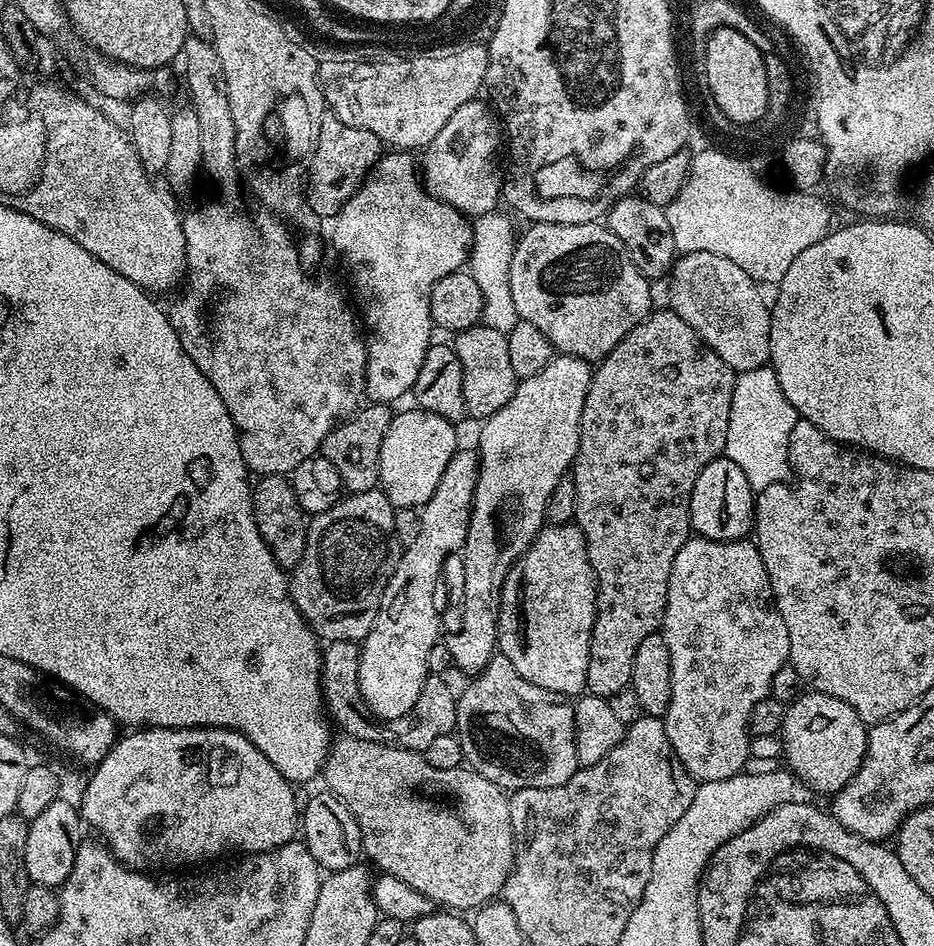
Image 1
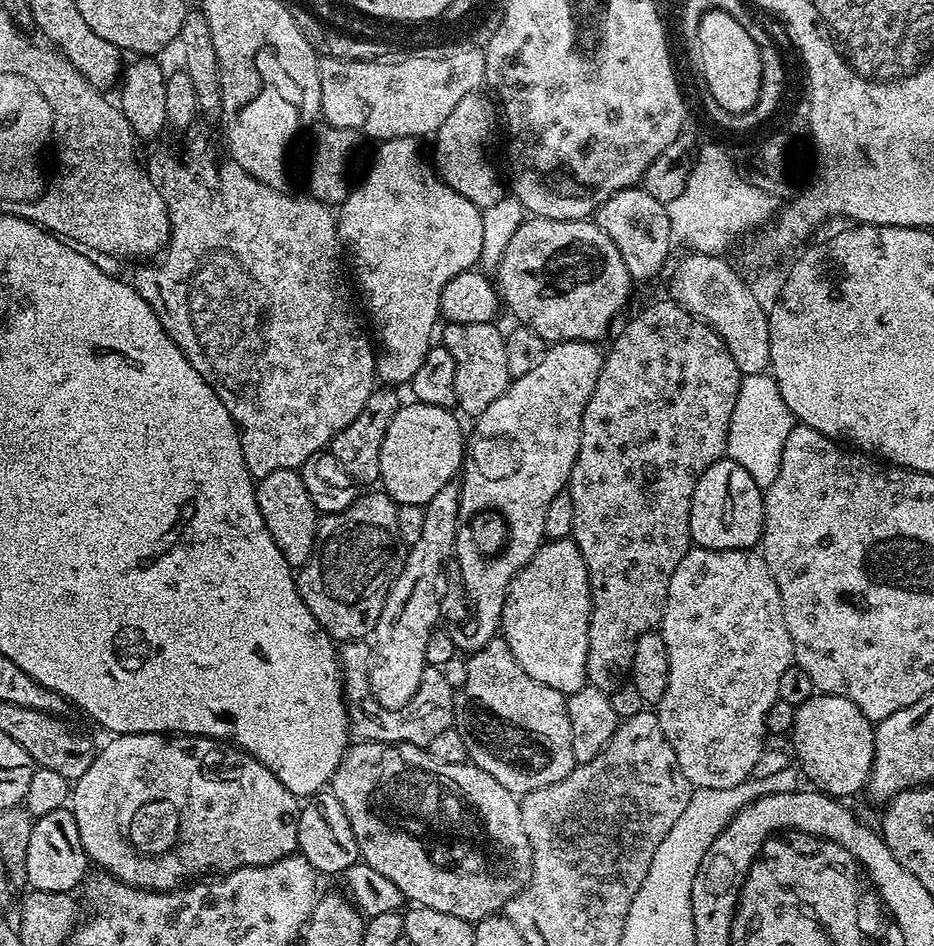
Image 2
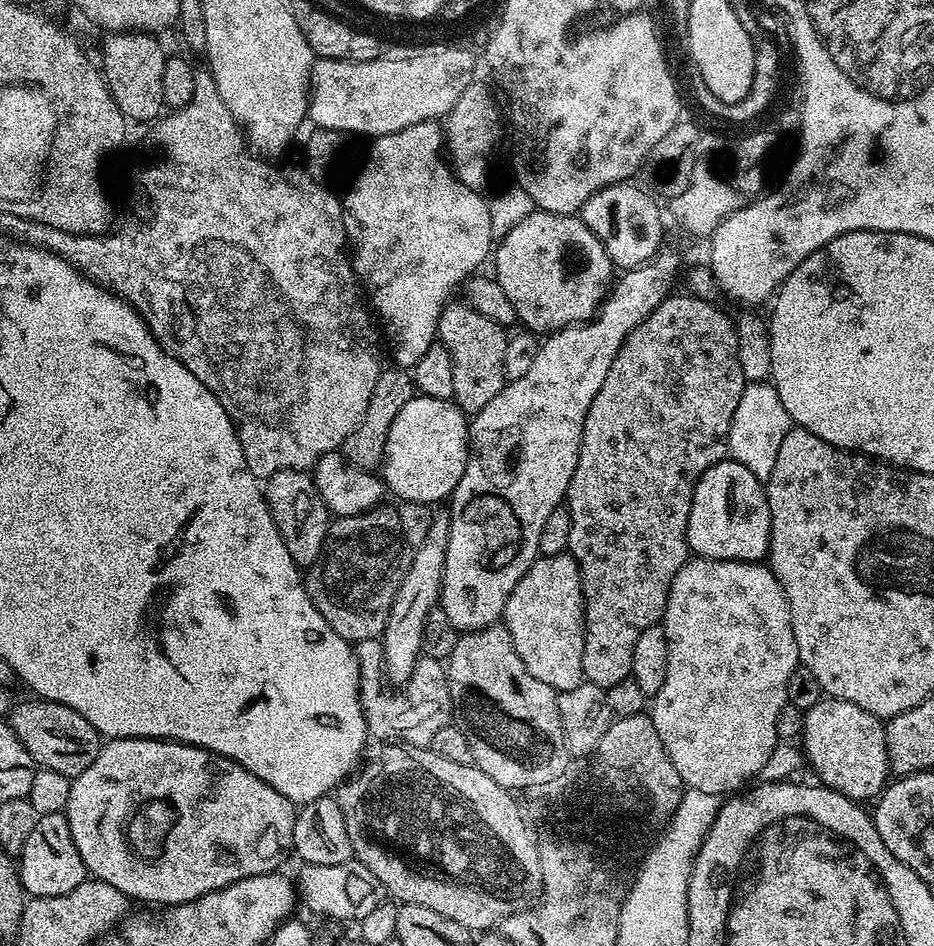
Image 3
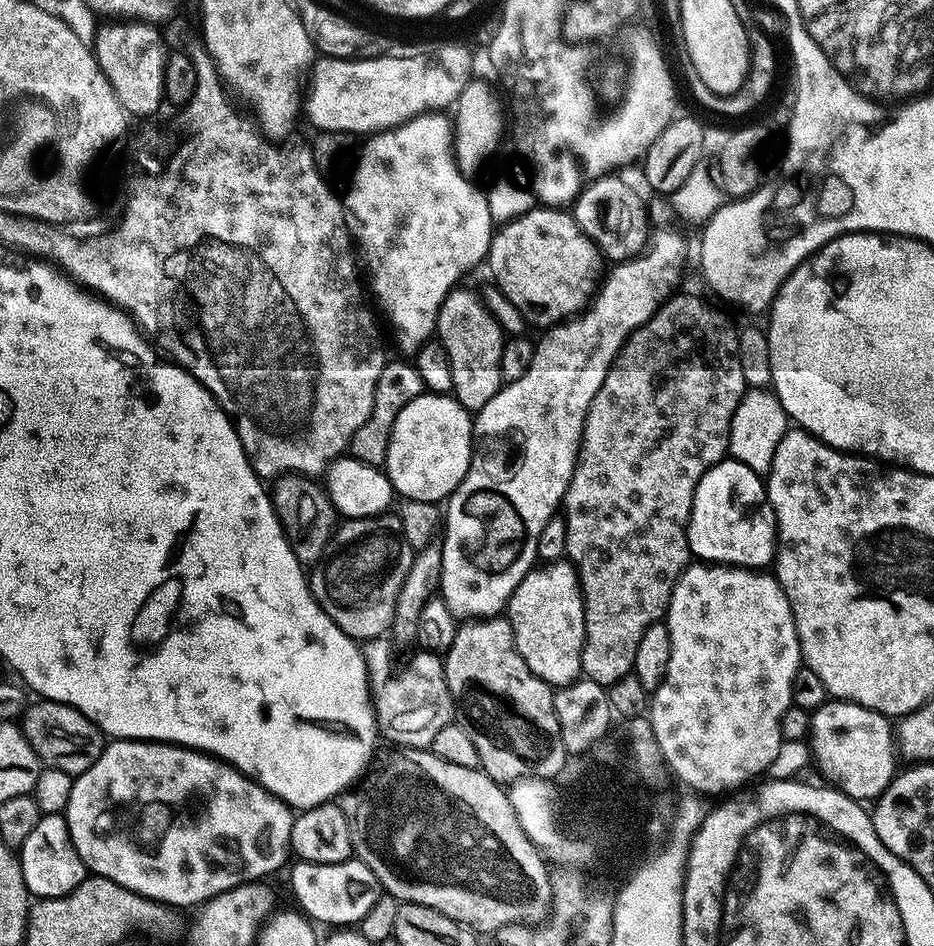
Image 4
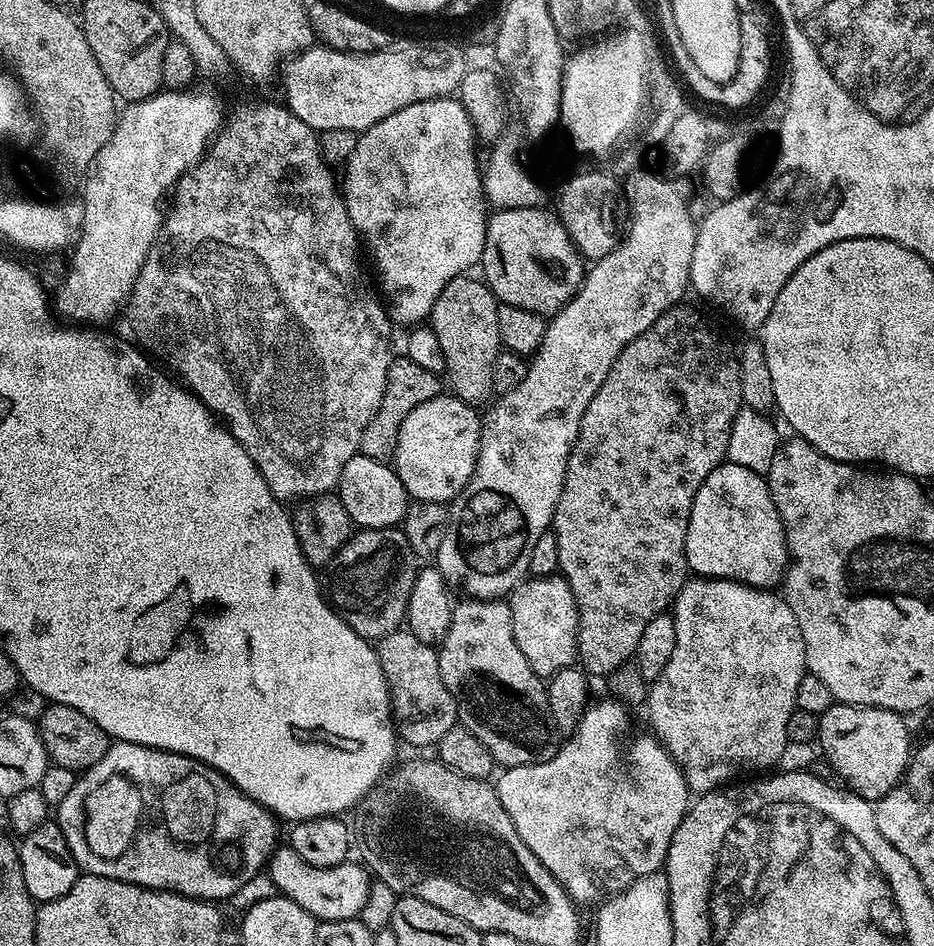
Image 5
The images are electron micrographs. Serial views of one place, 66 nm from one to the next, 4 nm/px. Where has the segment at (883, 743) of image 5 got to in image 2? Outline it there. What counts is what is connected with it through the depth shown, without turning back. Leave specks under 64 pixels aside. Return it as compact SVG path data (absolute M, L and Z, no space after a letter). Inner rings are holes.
M813 694L805 704L797 707L794 714L794 726L790 733L792 748L796 751L795 763L800 771L819 791L833 798L845 798L844 796L852 796L855 792L865 791L868 775L872 769L875 737L876 730L873 721L868 720L866 714L862 714L862 710L854 706L854 702L846 698L823 694Z

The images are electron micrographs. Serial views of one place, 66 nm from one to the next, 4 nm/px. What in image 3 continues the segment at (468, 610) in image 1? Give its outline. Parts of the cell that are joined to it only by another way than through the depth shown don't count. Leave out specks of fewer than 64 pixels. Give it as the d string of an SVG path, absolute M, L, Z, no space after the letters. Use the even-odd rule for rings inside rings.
M661 250L656 259L641 264L639 268L627 269L621 275L624 277L613 283L593 319L545 335L530 371L522 374L522 378L507 381L498 398L493 398L471 417L466 470L450 497L452 512L448 522L444 582L438 601L457 629L477 632L503 617L514 586L518 586L529 566L540 556L538 538L542 538L546 518L565 503L574 466L578 466L584 419L594 394L598 394L598 386L602 386L606 379L610 362L614 362L614 354L618 354L628 333L633 332L673 291L672 283L679 268L679 258L672 252Z

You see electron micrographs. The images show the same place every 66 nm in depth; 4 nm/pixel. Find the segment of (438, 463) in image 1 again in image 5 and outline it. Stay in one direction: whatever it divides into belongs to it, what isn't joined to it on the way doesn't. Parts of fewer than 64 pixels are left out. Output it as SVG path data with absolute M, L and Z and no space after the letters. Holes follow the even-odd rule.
M441 394L430 398L430 402L422 402L422 406L414 406L414 410L410 410L410 414L406 414L406 422L402 422L402 430L398 430L398 446L394 457L394 467L398 478L402 478L402 486L406 486L409 497L412 500L425 500L426 502L438 502L442 505L447 505L449 502L456 499L460 495L460 491L467 486L470 478L476 469L476 455L480 453L480 425L481 417L476 416L477 409L471 404L462 402L456 396L451 394Z

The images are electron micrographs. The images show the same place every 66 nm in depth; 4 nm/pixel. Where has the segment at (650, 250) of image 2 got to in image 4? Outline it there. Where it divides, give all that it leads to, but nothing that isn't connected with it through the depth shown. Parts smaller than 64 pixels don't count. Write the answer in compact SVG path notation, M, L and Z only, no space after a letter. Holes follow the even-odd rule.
M609 174L585 183L581 187L580 195L574 201L574 215L578 226L596 244L596 247L600 249L607 259L608 256L612 259L612 262L631 259L650 238L648 212L644 209L644 204L640 201L639 194L626 181L619 180L618 177L619 175Z

